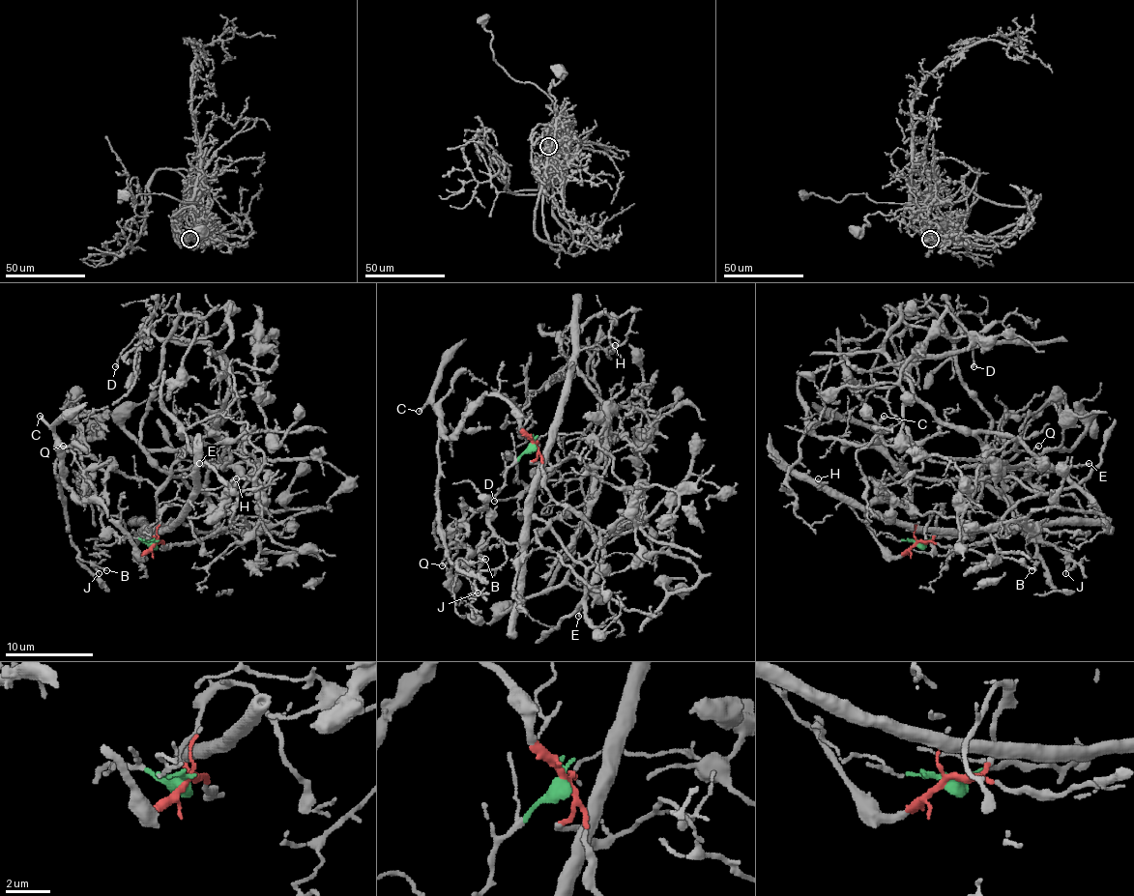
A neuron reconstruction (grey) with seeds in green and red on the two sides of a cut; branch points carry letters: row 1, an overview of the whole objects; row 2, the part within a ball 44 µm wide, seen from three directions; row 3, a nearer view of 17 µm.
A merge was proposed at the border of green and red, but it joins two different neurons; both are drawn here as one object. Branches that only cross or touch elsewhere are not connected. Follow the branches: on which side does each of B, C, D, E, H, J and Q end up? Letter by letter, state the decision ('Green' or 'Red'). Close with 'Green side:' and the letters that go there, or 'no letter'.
B: Red
C: Red
D: Green
E: Green
H: Red
J: Green
Q: Red
Green side: D, E, J

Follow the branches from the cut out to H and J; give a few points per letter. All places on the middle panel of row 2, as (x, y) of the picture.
H: (534, 445), (537, 455), (532, 462), (542, 460), (549, 429), (573, 359), (587, 348), (615, 345)
J: (534, 445), (480, 498), (508, 541), (527, 544), (536, 531), (540, 546), (482, 570), (479, 592)

